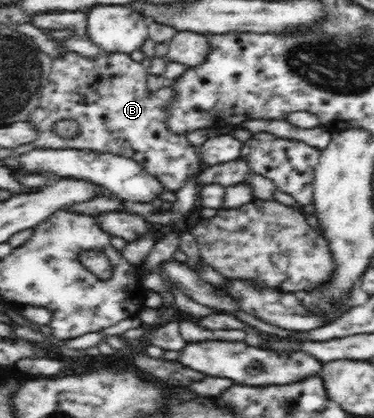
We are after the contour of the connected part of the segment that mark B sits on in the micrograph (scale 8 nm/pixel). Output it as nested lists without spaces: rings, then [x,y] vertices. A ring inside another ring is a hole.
[[[67,52],[54,58],[39,106],[27,118],[37,125],[38,138],[32,143],[35,149],[73,148],[125,156],[139,163],[166,190],[175,193],[187,178],[197,175],[202,162],[186,134],[168,130],[167,104],[171,102],[171,94],[149,91],[146,86],[148,75],[148,68],[127,53],[111,52],[91,60],[77,52]],[[59,120],[77,122],[75,138],[60,138],[53,132],[55,122]]]

